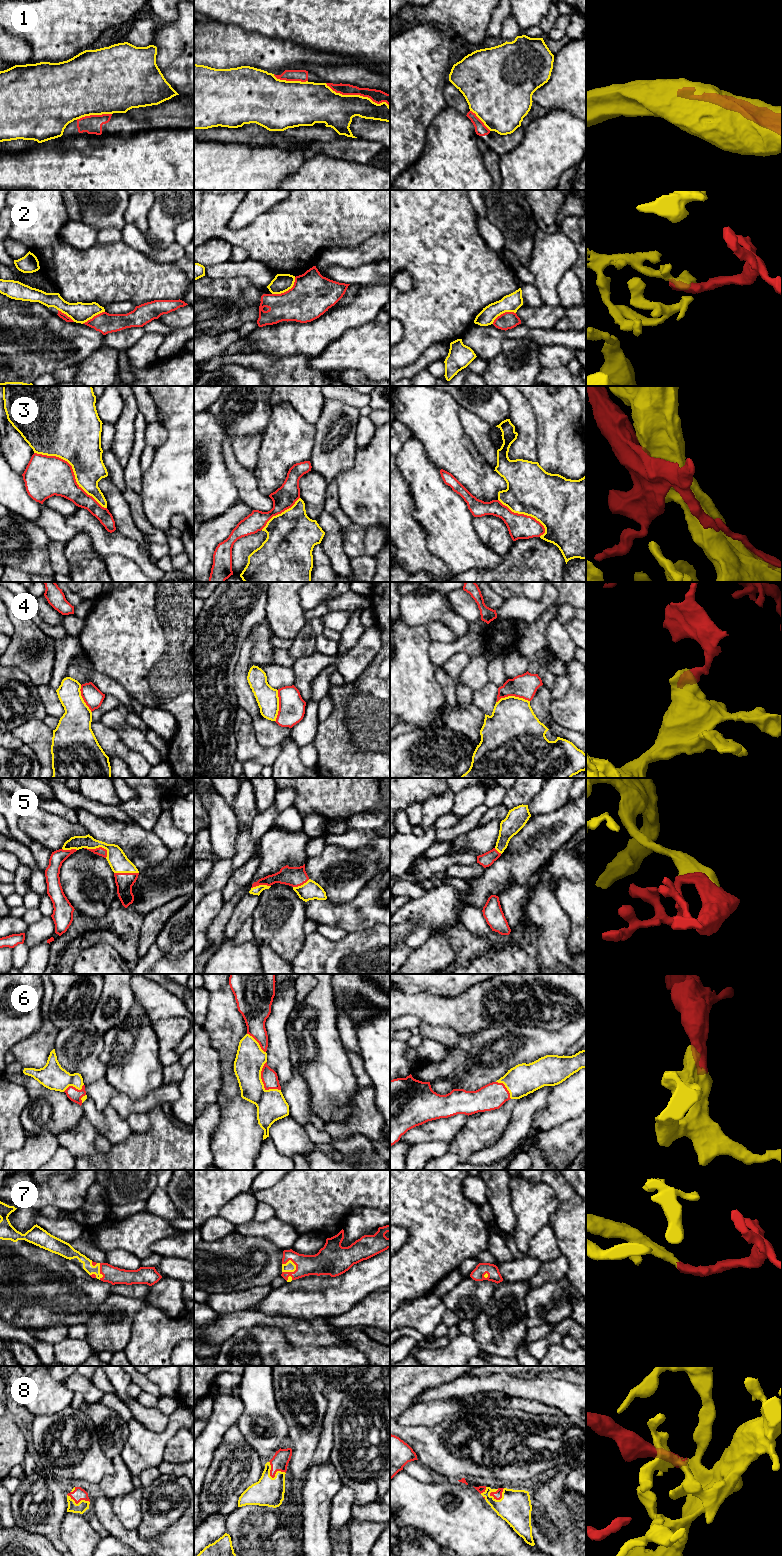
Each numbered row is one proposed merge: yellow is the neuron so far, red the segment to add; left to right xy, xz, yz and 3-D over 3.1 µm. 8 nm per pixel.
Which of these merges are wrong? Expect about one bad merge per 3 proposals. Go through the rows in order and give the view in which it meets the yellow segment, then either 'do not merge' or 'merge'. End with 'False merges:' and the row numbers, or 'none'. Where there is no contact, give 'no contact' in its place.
1: meets yellow in xz; do not merge
2: meets yellow in xz; do not merge
3: meets yellow in xy; do not merge
4: meets yellow in yz; do not merge
5: meets yellow in xy; merge
6: meets yellow in xz; merge
7: meets yellow in xz; merge
8: meets yellow in xz; merge
False merges: 1, 2, 3, 4

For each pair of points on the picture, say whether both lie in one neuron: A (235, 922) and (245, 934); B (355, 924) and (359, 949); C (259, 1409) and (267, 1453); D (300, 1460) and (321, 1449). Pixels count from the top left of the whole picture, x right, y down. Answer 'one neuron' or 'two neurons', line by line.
A: two neurons
B: two neurons
C: one neuron
D: two neurons

